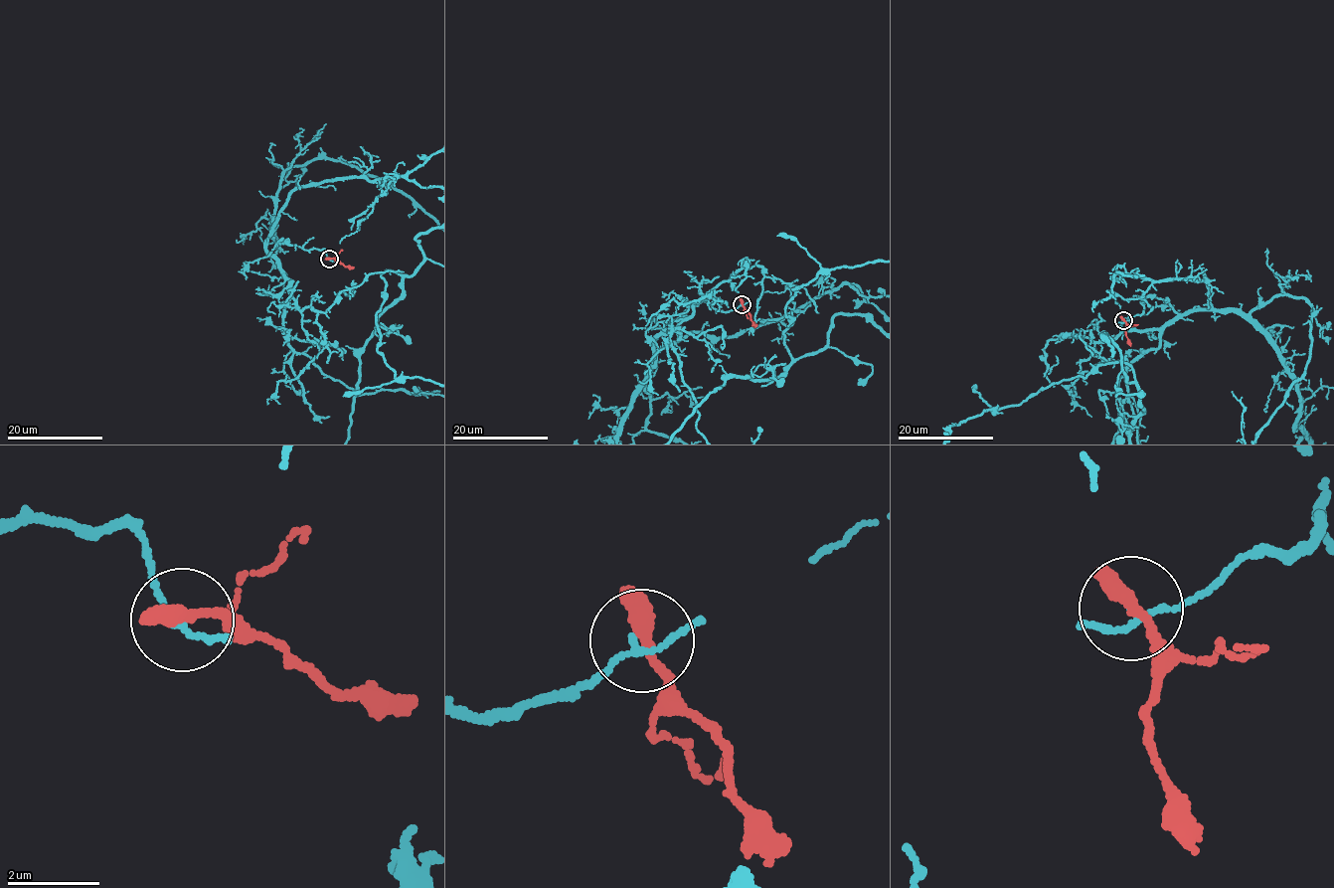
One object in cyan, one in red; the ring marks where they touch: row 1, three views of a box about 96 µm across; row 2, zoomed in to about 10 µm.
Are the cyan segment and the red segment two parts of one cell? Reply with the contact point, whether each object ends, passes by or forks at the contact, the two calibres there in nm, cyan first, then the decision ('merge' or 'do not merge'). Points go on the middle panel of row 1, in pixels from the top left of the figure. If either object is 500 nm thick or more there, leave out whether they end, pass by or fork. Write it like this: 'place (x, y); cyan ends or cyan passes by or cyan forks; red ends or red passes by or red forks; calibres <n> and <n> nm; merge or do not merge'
place (742, 304); cyan passes by; red ends; calibres 100 and 440 nm; do not merge

